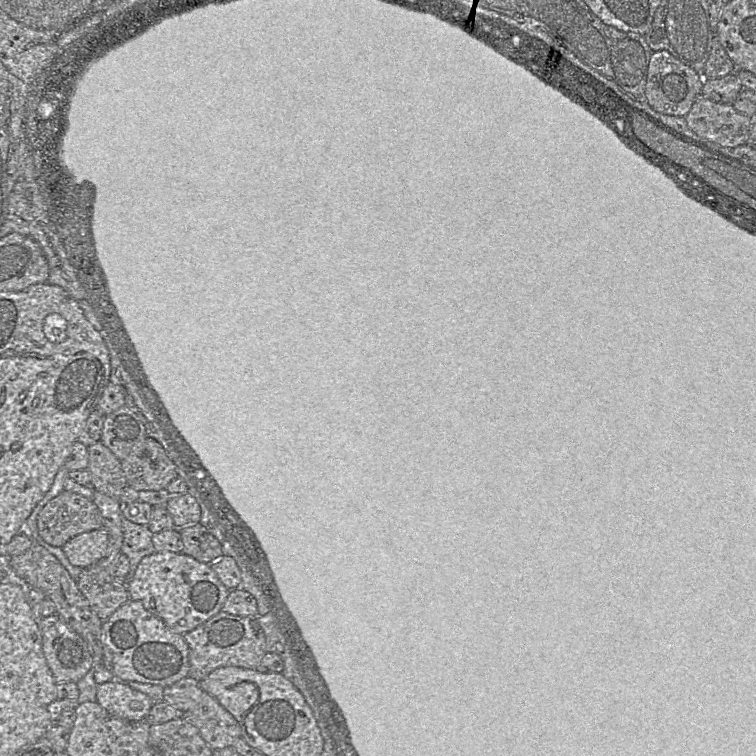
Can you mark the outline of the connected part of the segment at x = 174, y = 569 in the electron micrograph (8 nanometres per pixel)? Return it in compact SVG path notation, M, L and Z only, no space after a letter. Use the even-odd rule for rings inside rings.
M155 551L145 556L137 566L133 578L126 583L129 598L142 602L144 608L162 619L165 626L174 633L184 635L222 611L230 590L219 580L211 564L199 562L193 557L169 551Z

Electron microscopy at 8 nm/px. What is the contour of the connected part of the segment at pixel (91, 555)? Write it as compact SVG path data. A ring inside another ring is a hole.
M104 528L85 532L61 548L73 566L87 568L107 555L108 534Z

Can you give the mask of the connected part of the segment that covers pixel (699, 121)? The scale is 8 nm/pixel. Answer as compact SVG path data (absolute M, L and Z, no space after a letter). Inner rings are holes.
M699 96L685 116L689 128L700 138L723 147L747 142L752 118L739 113L732 104Z

